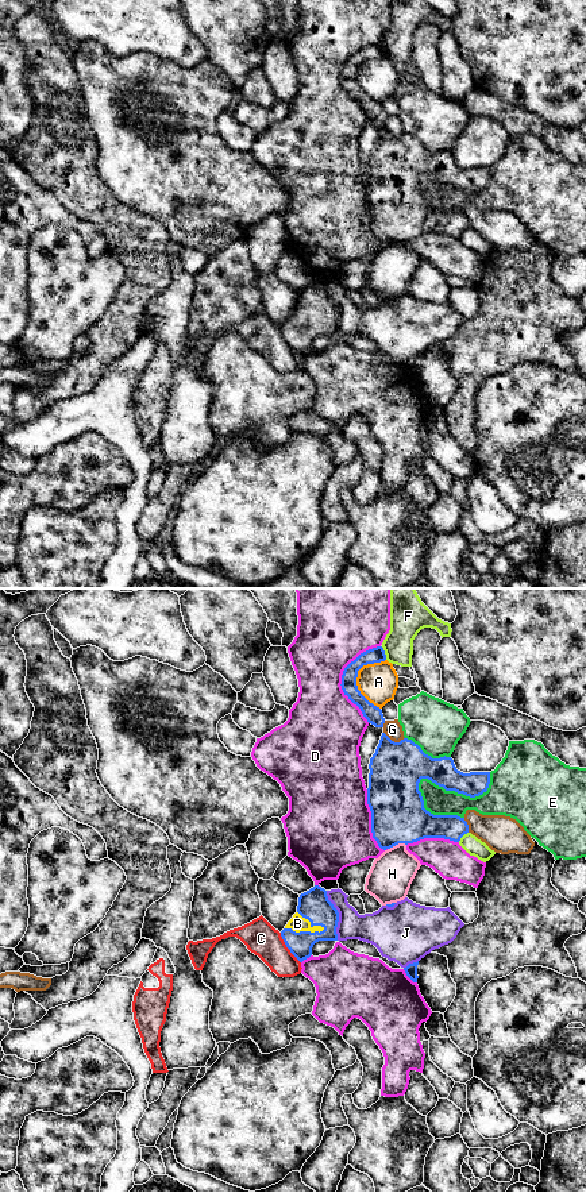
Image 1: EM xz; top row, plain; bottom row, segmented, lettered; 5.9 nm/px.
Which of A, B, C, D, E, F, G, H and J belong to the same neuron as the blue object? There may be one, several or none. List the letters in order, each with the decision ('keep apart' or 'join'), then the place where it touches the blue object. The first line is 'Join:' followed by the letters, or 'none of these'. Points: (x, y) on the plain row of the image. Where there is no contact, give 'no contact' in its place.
Join: B
A: keep apart; contact xz (357, 72)
B: join; contact xz (304, 327)
C: keep apart; contact xz (286, 342)
D: keep apart; contact xz (342, 73)
E: keep apart; contact xz (448, 185)
F: keep apart; contact xz (384, 49)
G: keep apart; contact xz (393, 136)
H: keep apart; contact xz (396, 239)
J: keep apart; contact xz (338, 311)

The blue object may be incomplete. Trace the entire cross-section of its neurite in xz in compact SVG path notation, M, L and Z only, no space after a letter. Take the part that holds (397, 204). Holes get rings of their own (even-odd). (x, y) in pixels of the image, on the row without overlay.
M385 128L370 154L369 165L371 228L383 246L424 233L459 238L469 228L464 213L433 211L424 204L419 186L421 174L470 193L486 188L490 179L490 167L463 169L451 152L432 154L412 135L394 138Z

